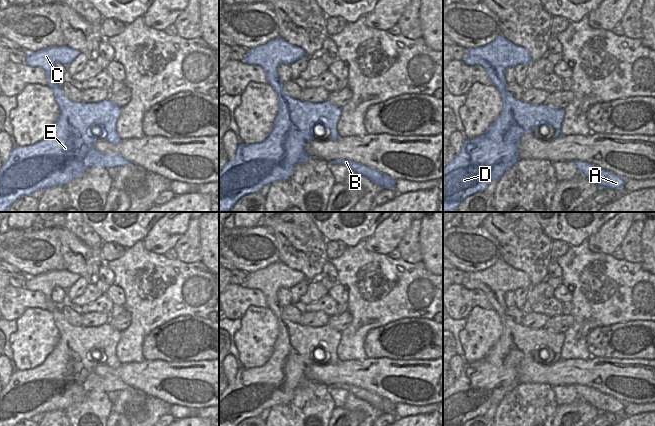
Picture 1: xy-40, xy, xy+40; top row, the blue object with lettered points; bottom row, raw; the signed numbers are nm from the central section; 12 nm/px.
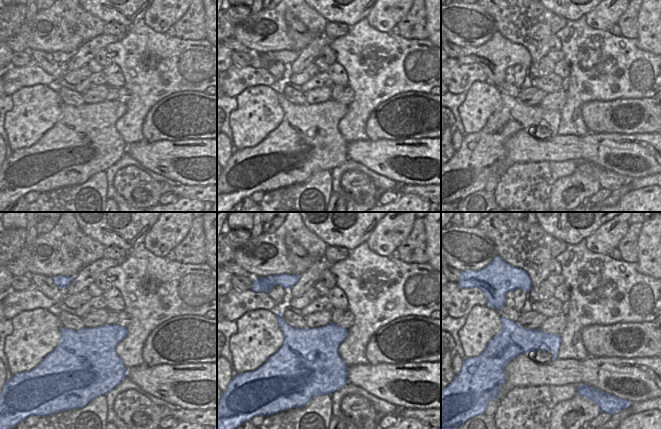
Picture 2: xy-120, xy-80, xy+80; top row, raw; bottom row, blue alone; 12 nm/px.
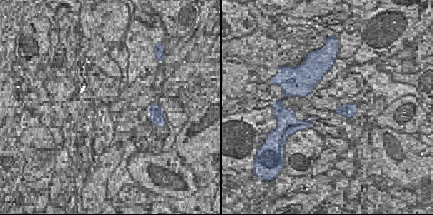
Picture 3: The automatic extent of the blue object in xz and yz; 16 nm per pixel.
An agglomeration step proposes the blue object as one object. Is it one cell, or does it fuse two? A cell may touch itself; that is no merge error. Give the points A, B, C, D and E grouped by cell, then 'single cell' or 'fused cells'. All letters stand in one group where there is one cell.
groups A B C D E; single cell

